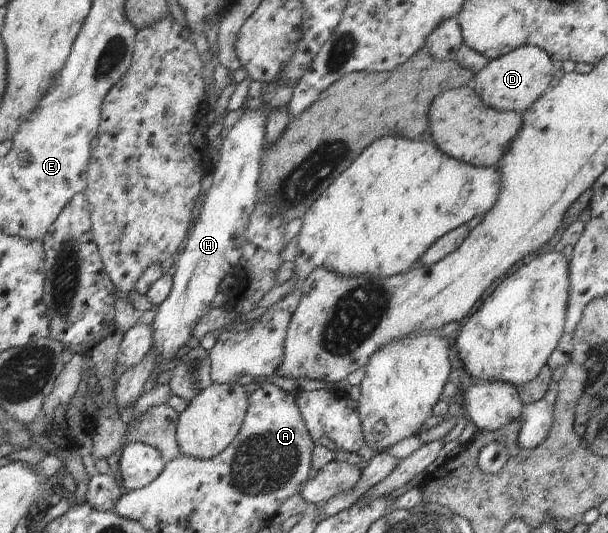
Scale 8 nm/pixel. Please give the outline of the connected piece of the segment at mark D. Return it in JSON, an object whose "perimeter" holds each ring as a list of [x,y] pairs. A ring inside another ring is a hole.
{"perimeter":[[[521,46],[499,56],[473,77],[470,86],[485,105],[500,112],[525,113],[549,88],[553,79],[553,64],[550,55],[537,46]]]}

